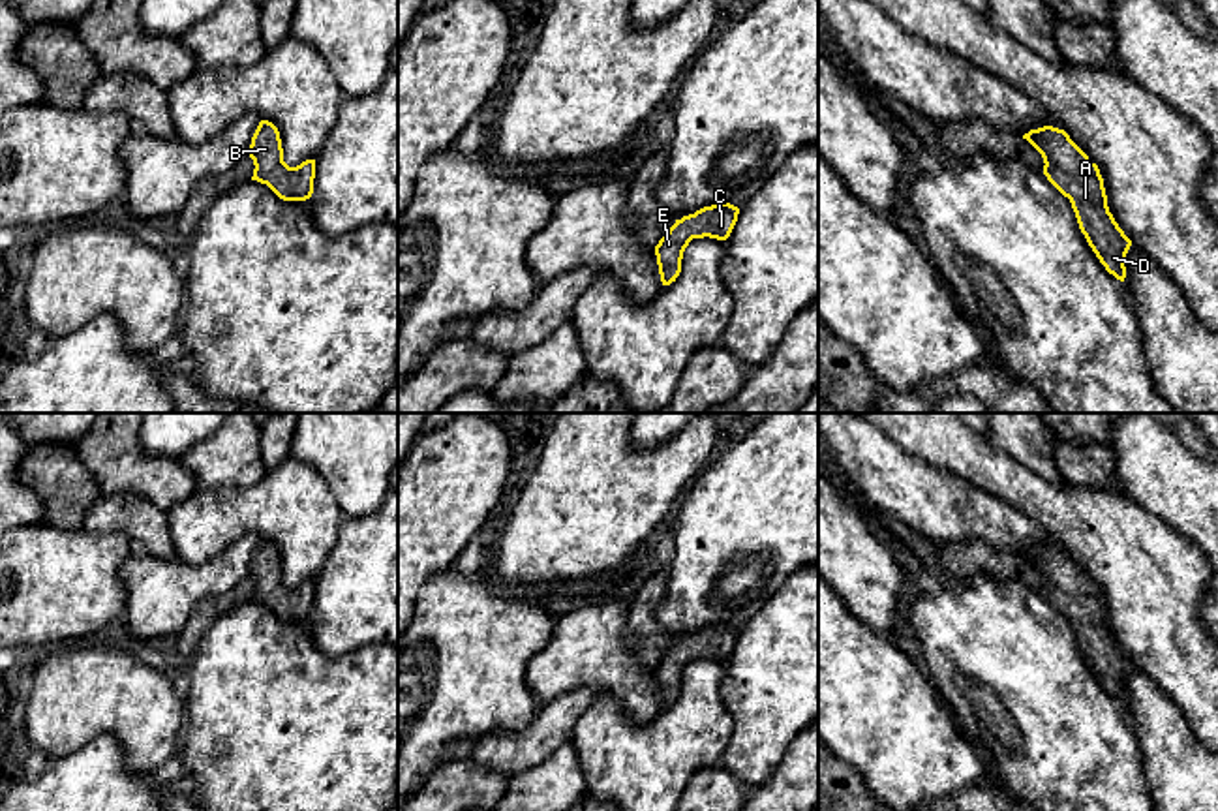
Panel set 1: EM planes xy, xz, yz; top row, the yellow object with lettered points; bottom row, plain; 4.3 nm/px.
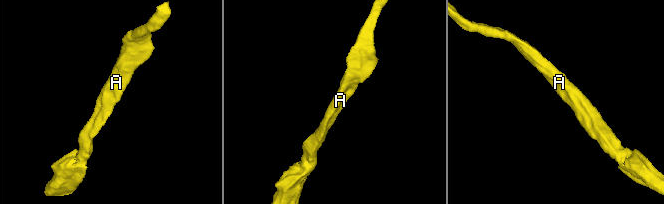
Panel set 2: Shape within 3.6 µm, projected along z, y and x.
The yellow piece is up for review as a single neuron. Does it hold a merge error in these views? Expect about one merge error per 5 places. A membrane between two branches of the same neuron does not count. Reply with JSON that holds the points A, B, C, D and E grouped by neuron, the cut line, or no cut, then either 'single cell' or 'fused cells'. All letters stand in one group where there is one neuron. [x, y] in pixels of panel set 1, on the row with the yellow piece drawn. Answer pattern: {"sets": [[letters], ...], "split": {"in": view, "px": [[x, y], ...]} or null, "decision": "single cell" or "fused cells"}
{"sets": [["A", "B", "C", "D", "E"]], "split": null, "decision": "single cell"}

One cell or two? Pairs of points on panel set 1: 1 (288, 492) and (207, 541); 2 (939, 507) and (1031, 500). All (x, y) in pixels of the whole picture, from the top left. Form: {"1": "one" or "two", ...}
{"1": "one", "2": "two"}

